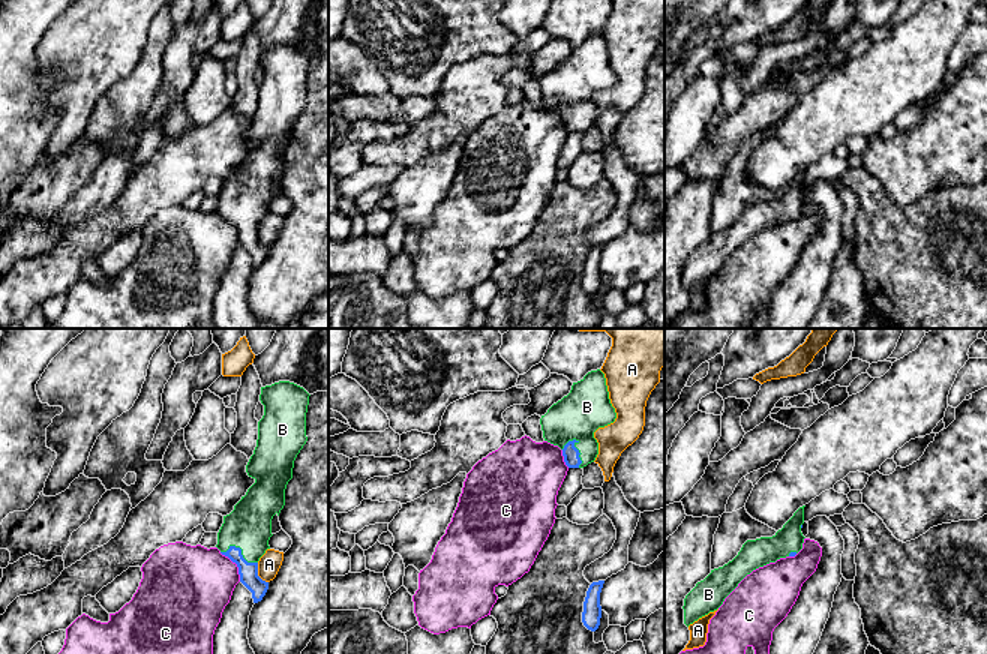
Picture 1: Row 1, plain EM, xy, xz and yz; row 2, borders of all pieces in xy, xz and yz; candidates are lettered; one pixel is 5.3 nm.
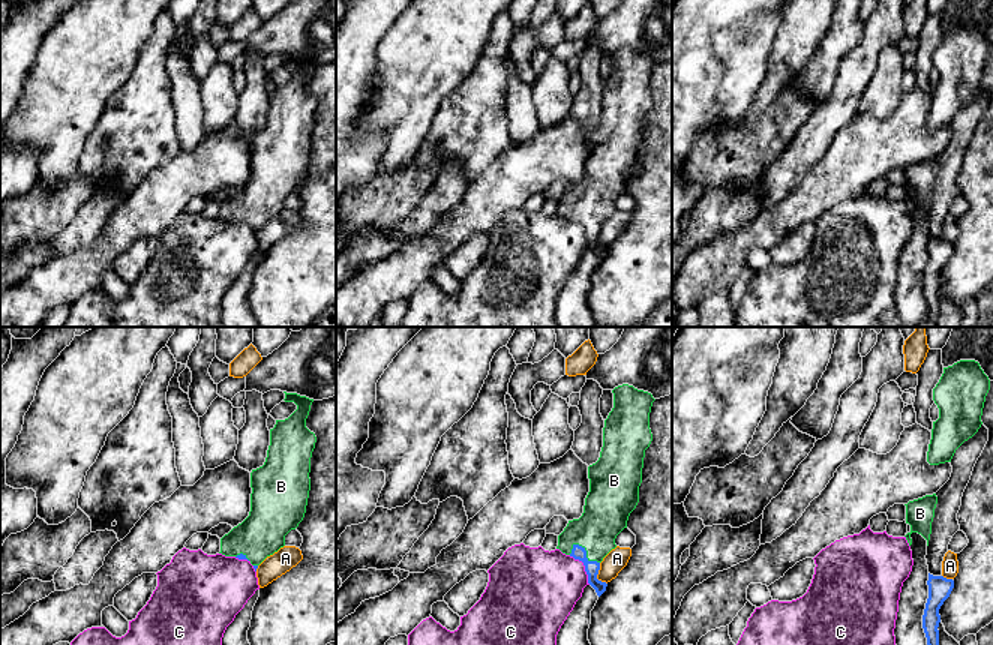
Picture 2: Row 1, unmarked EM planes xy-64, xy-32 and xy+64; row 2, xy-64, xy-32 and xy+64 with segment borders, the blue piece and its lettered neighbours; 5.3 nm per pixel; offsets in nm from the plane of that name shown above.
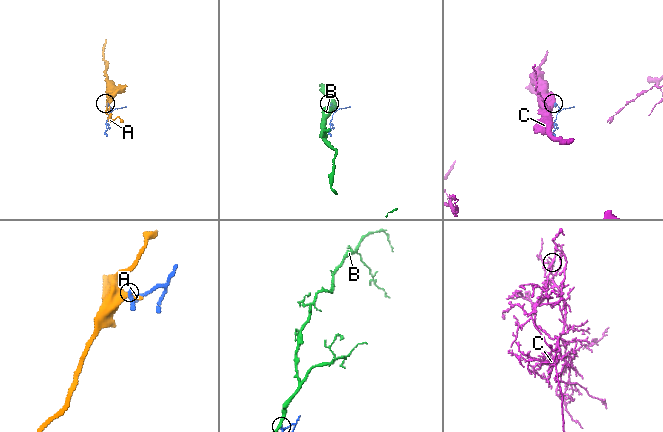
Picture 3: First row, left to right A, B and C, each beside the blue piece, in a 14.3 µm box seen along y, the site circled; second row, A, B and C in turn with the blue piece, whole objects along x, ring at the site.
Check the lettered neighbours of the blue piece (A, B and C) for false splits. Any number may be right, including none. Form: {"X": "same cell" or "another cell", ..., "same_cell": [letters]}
{"A": "another cell", "B": "same cell", "C": "another cell", "same_cell": ["B"]}

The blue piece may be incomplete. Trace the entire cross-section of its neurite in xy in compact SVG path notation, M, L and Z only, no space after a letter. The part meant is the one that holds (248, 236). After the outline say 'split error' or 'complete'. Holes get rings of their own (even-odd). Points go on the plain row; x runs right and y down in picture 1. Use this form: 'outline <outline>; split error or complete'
outline M290 45L261 51L260 64L264 69L264 80L258 86L256 111L246 129L246 136L255 147L234 170L234 174L224 180L224 188L218 196L216 212L237 228L240 246L252 256L254 267L261 266L268 254L268 246L258 240L258 225L270 213L272 183L274 178L279 180L285 170L285 153L292 142L294 124L308 105L309 60L303 51Z; split error

